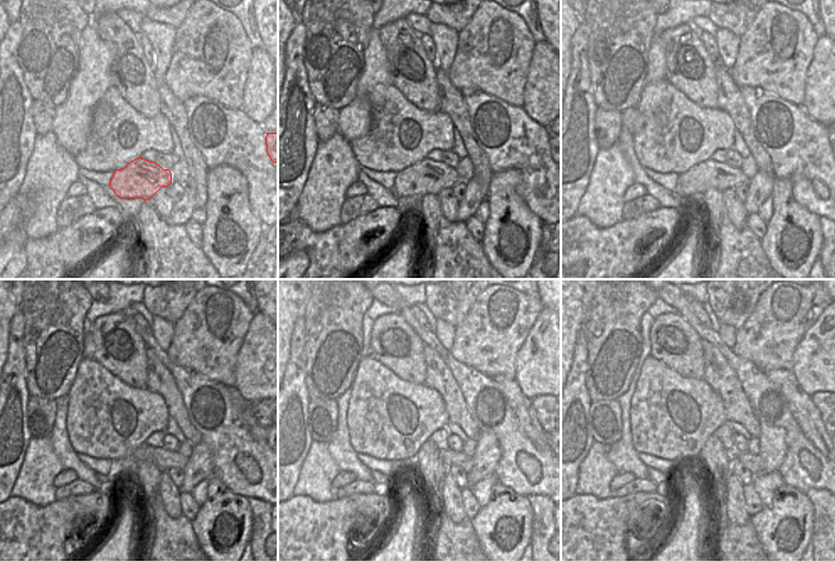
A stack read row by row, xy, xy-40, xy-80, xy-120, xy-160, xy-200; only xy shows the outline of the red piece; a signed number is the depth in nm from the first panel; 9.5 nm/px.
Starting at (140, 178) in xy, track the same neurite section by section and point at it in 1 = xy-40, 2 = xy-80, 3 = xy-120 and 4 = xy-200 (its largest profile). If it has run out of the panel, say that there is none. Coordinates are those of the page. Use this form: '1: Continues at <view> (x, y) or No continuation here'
1: Continues at xy-40 (427, 176)
2: Continues at xy-80 (694, 182)
3: Continues at xy-120 (123, 470)
4: Continues at xy-200 (753, 463)

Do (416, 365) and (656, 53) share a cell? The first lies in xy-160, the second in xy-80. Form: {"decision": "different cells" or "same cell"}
{"decision": "different cells"}

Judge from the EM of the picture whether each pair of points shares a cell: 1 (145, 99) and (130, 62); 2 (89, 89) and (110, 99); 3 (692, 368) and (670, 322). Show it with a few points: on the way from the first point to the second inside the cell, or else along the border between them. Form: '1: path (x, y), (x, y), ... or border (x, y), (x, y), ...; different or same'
1: path (139, 90), (130, 71); same
2: border (110, 86), (96, 104), (91, 123); different
3: path (690, 355), (690, 341), (682, 329); same

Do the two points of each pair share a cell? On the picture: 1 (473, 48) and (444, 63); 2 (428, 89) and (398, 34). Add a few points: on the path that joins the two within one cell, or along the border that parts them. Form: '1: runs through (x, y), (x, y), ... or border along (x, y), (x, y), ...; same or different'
1: border along (459, 32), (456, 53), (446, 71); different
2: runs through (426, 75), (412, 48); same

